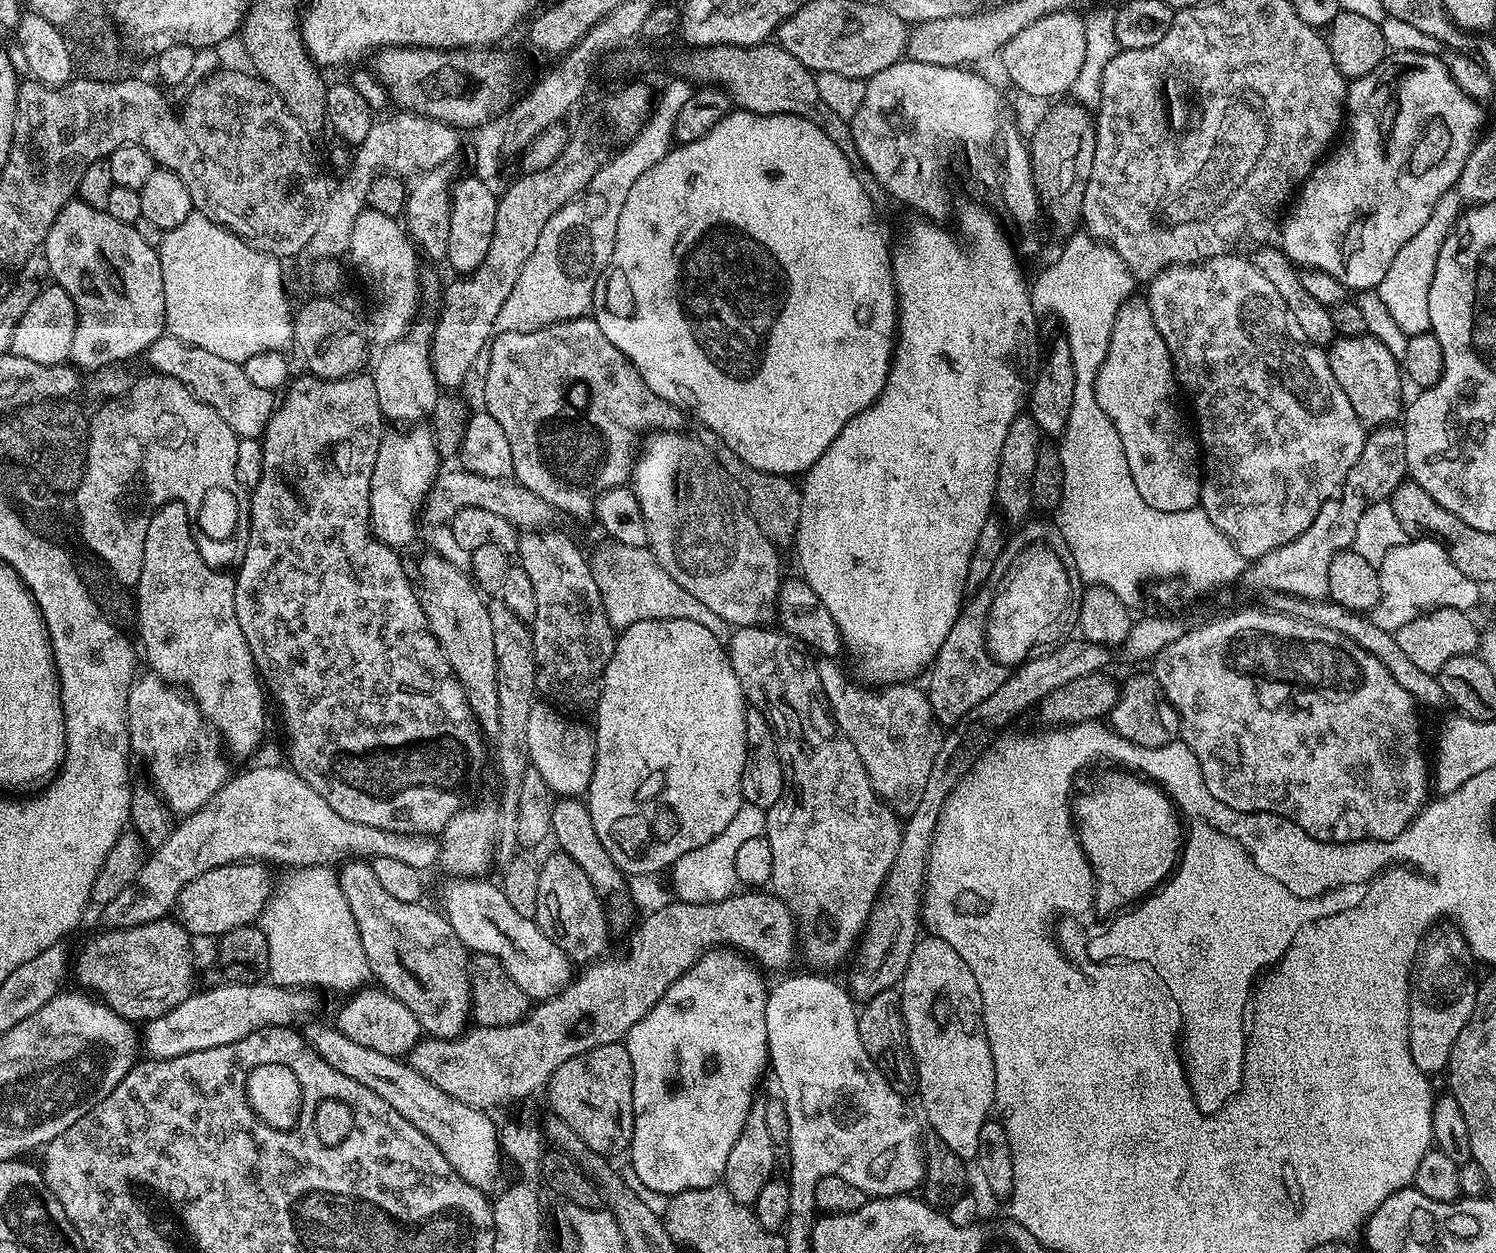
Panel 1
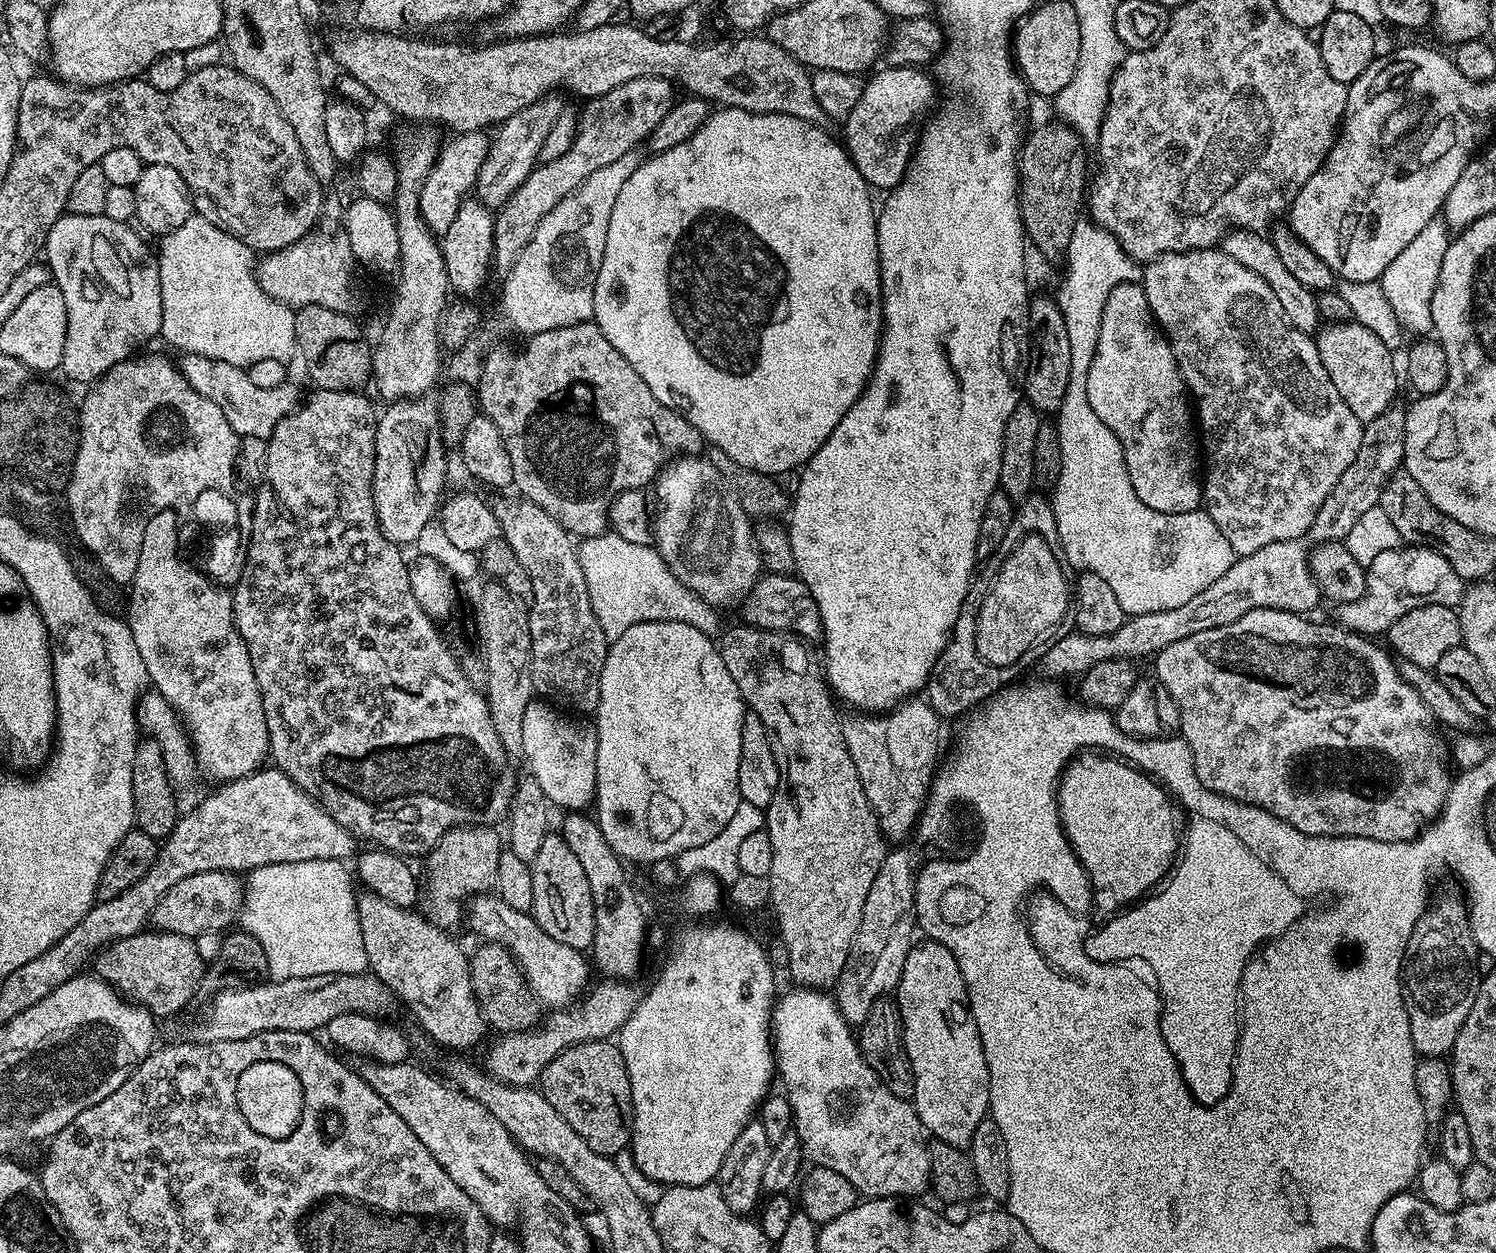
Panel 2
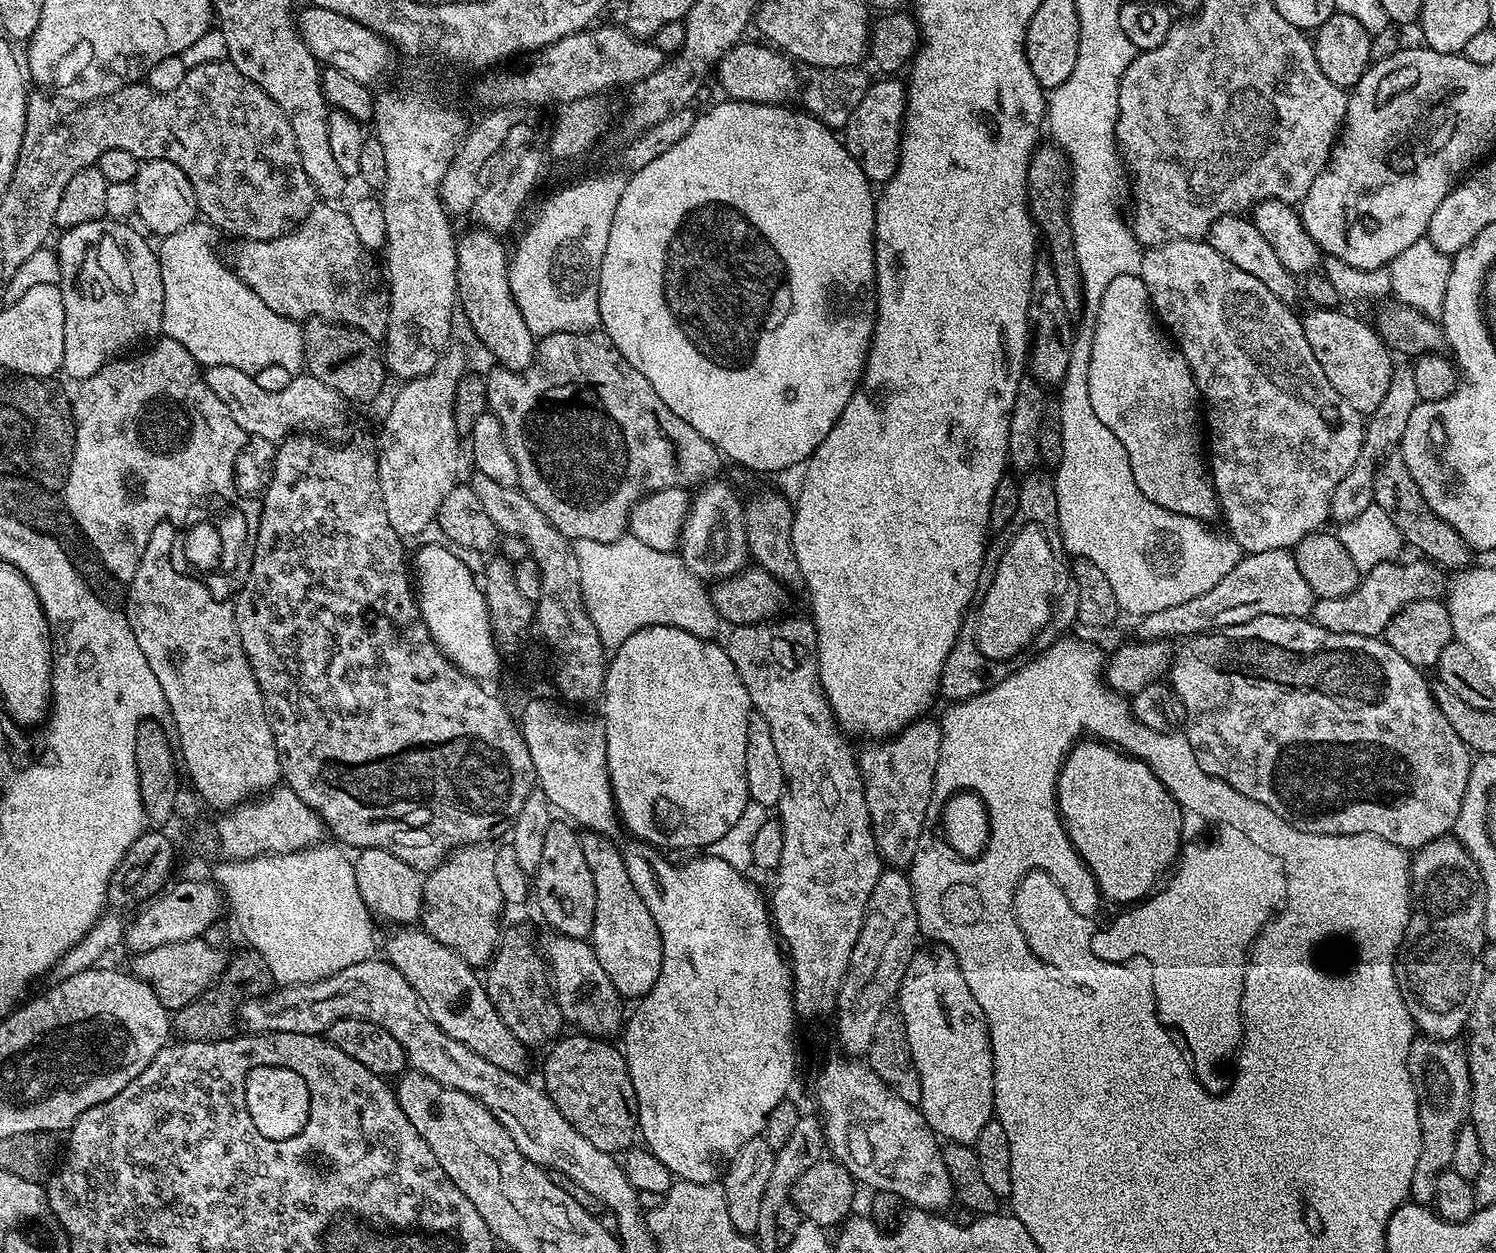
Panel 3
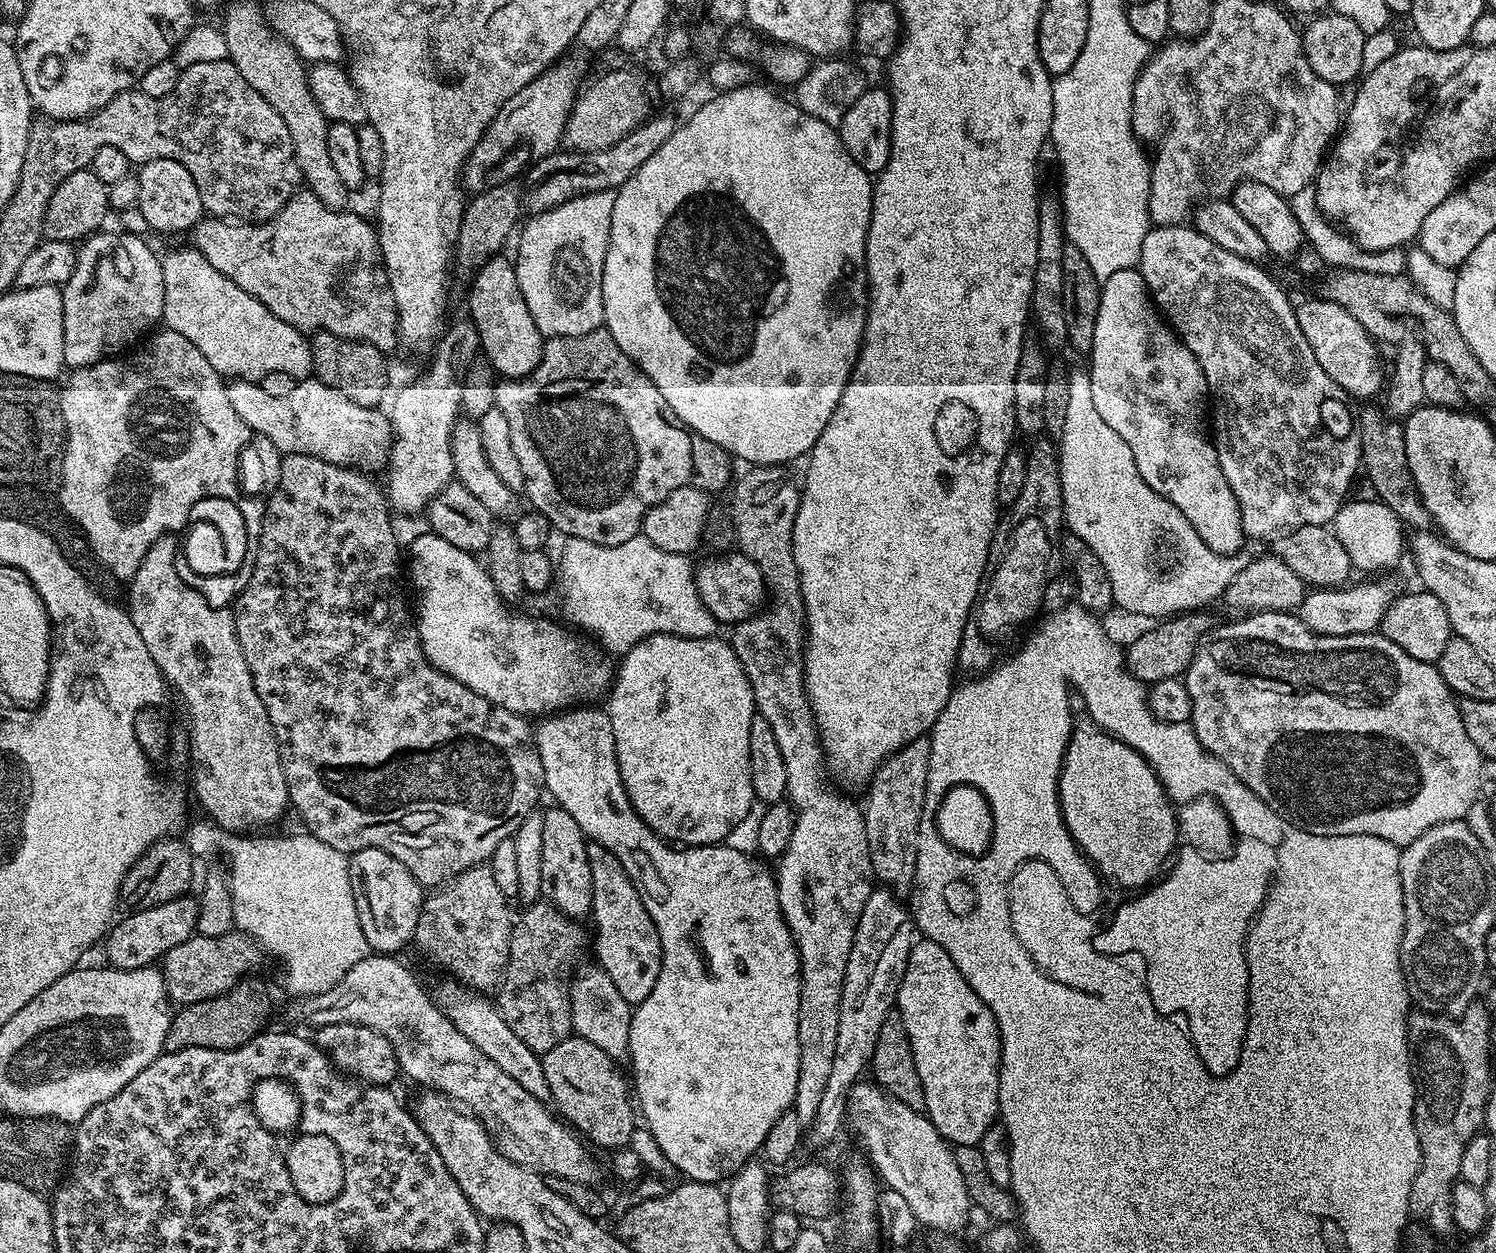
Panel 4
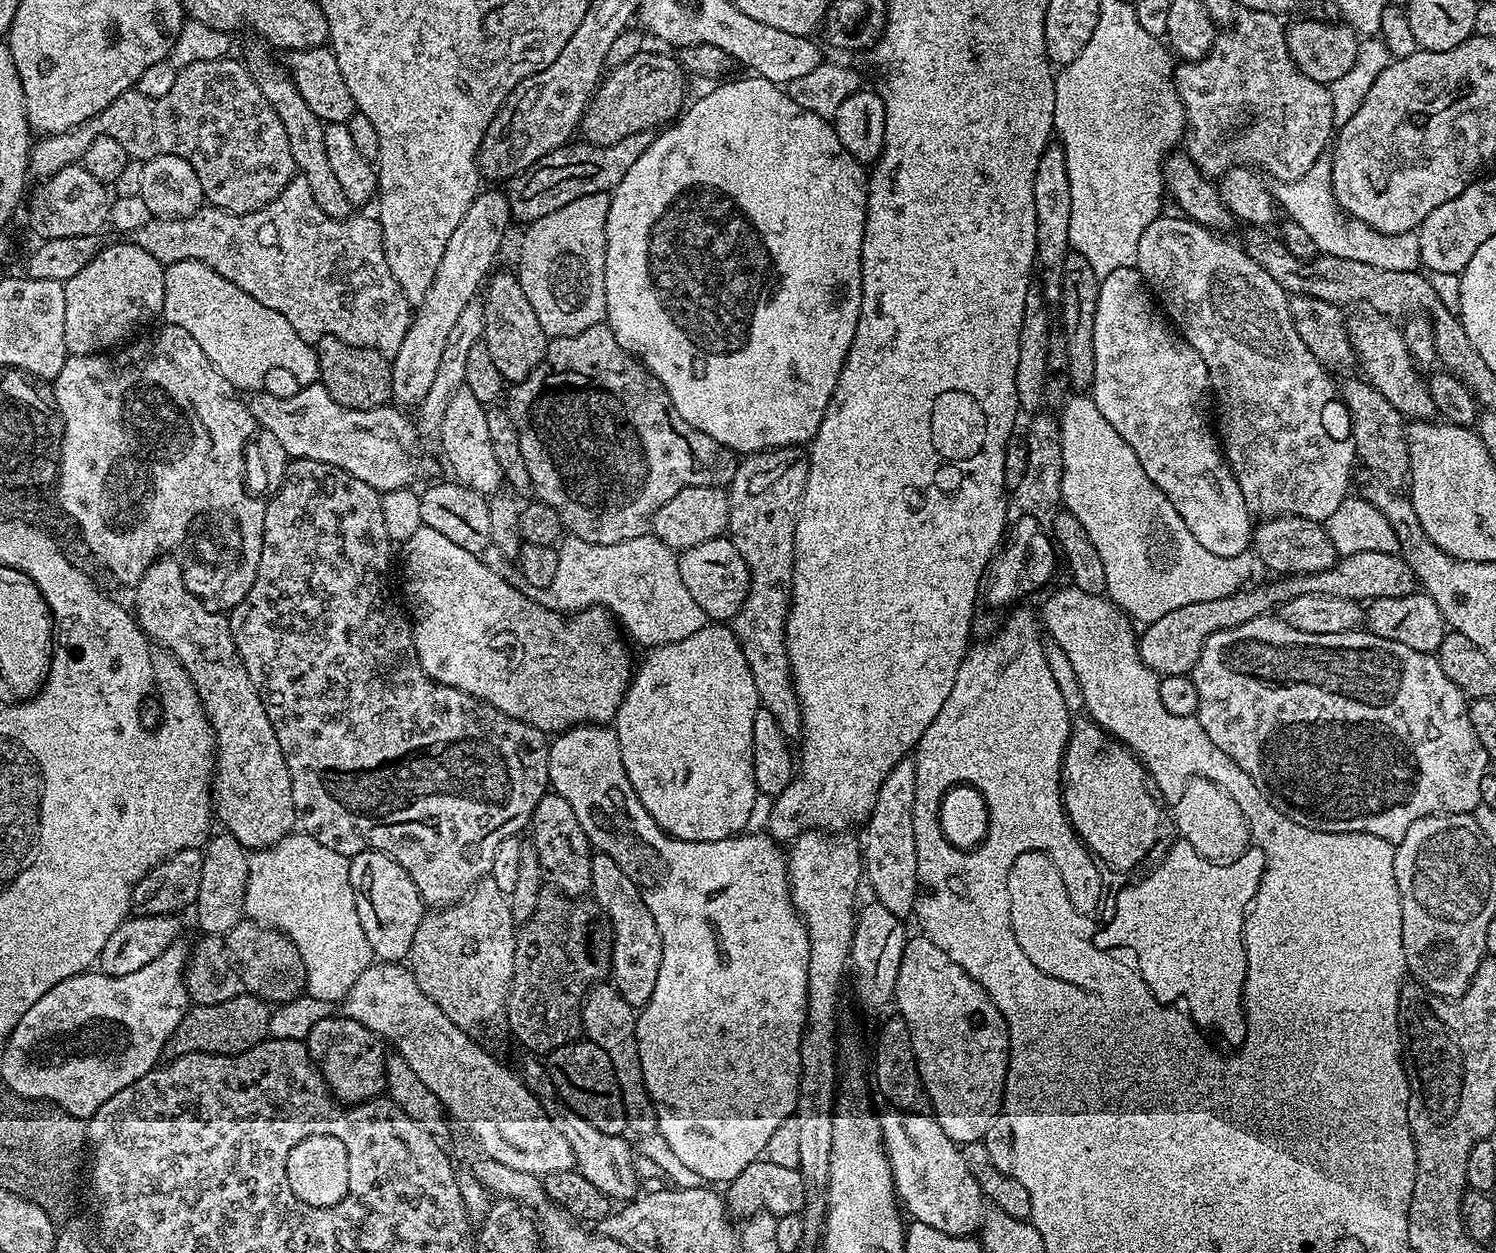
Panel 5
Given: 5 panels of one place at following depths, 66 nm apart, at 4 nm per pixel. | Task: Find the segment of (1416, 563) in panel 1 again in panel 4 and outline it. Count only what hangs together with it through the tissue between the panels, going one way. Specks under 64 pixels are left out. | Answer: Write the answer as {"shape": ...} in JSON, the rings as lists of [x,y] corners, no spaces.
{"shape":[[[1372,578],[1369,584],[1353,583],[1351,586],[1309,591],[1298,609],[1301,622],[1319,636],[1353,636],[1376,632],[1386,610],[1392,605],[1394,592],[1391,592],[1382,581],[1374,579],[1378,578]]]}

